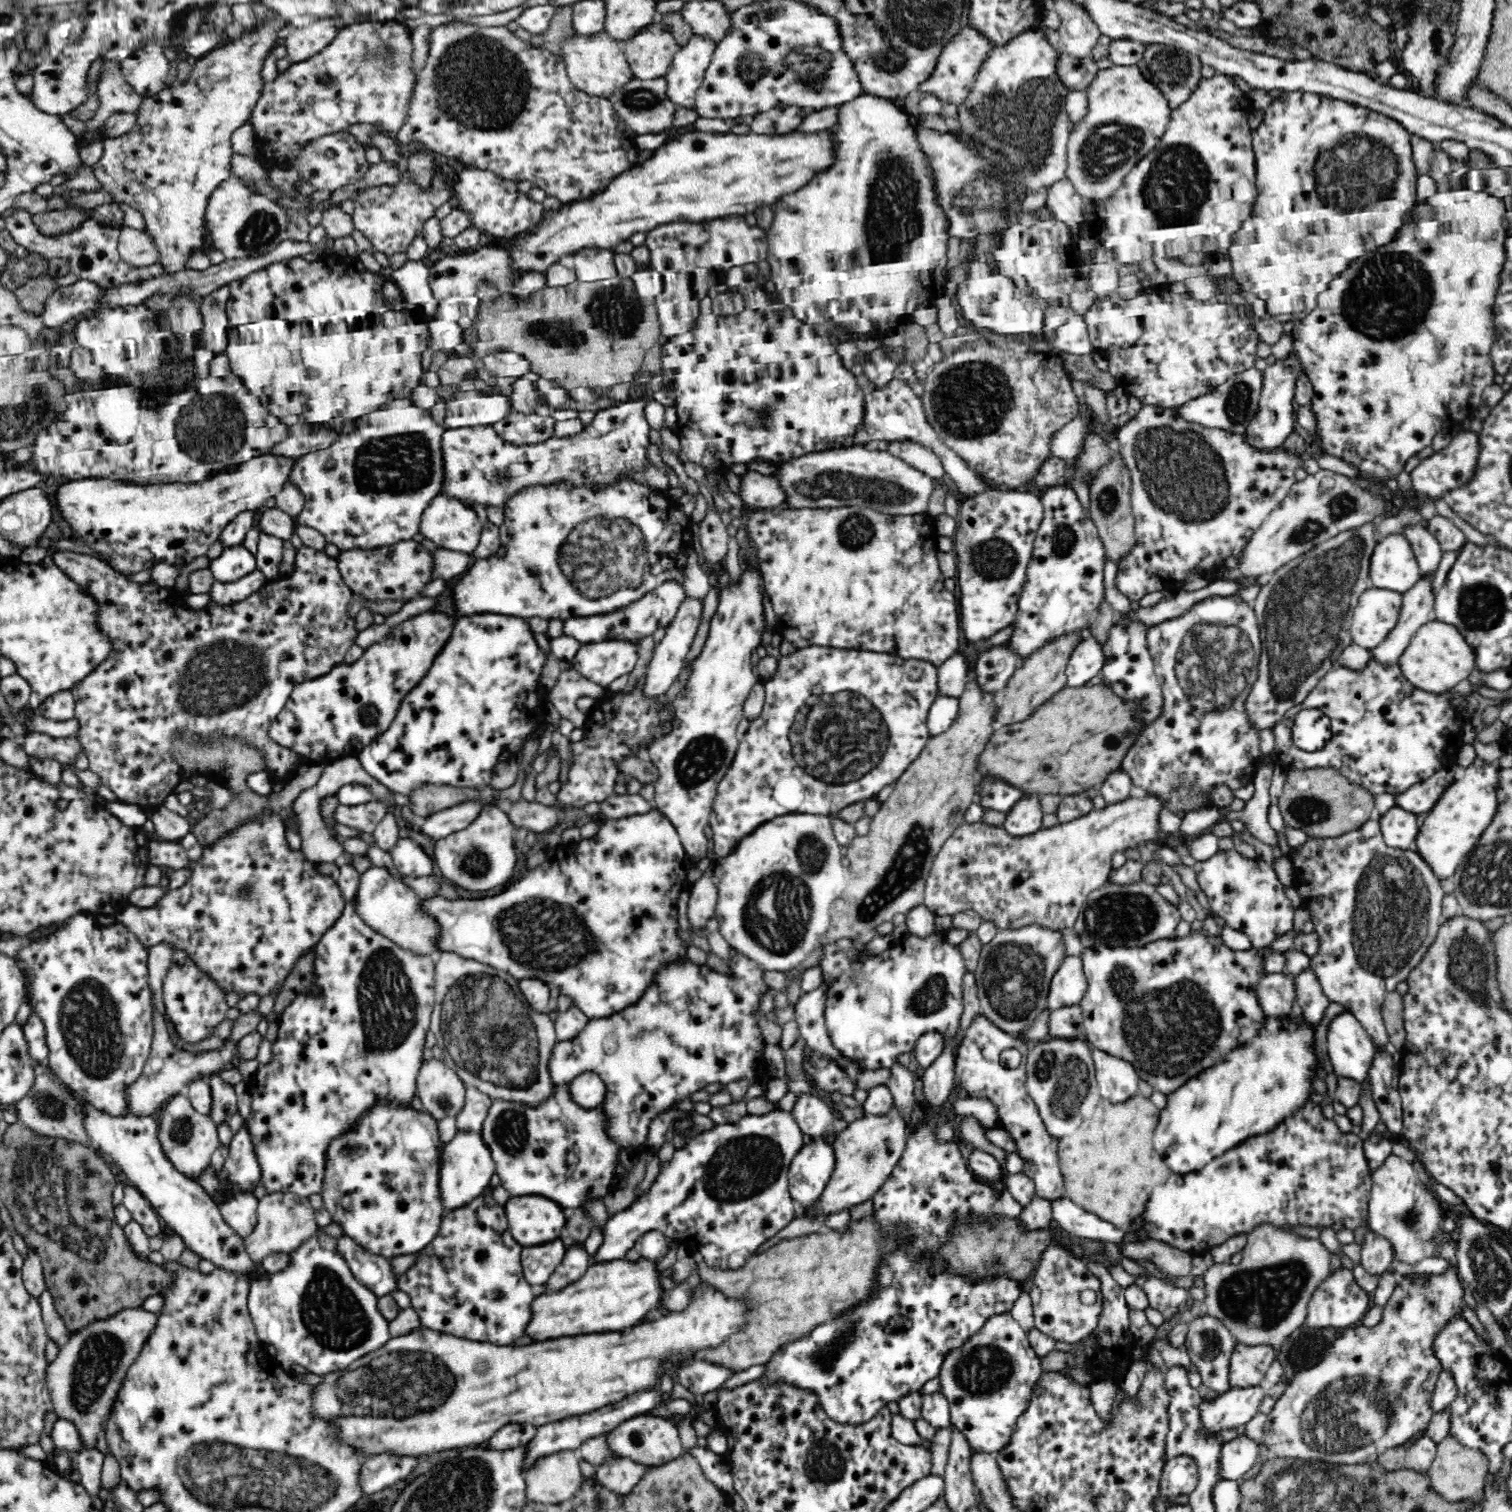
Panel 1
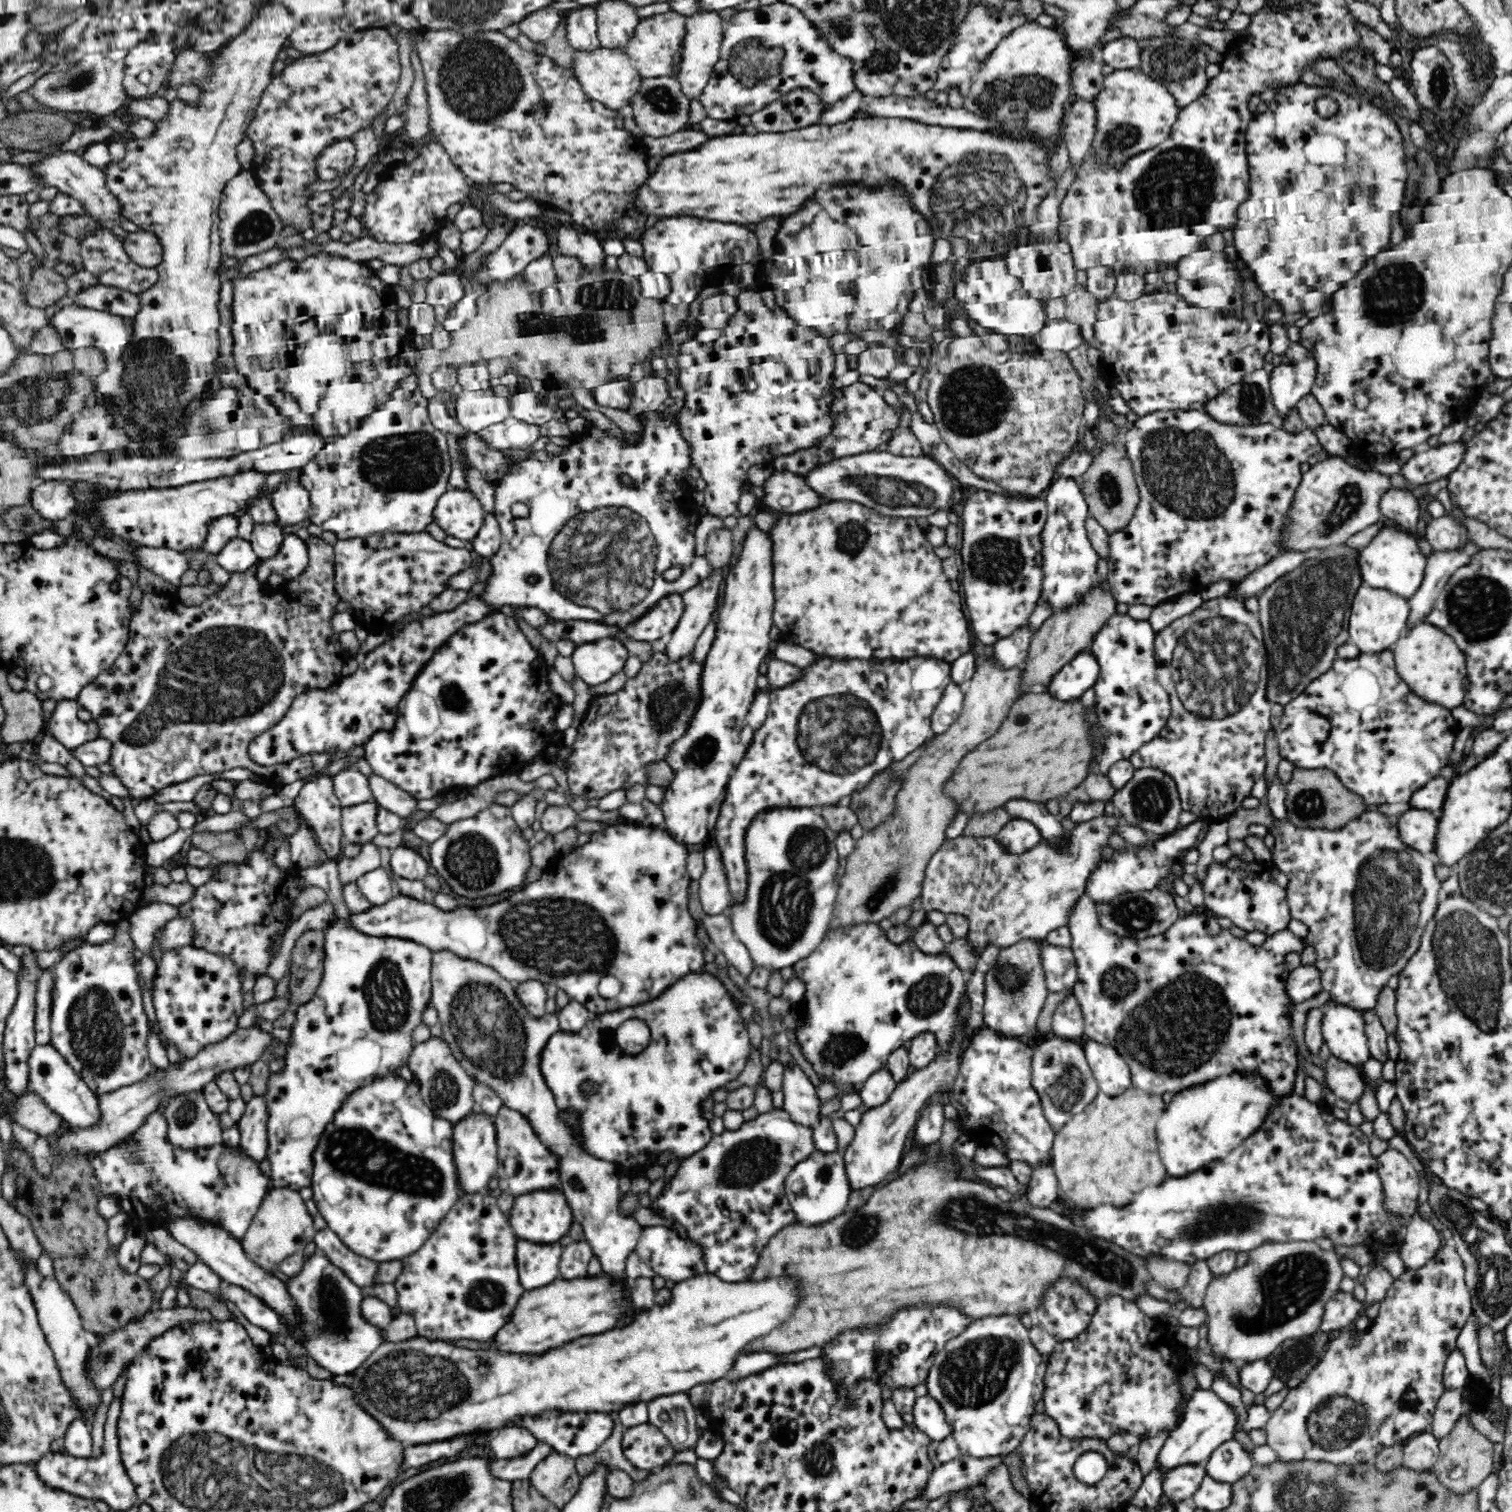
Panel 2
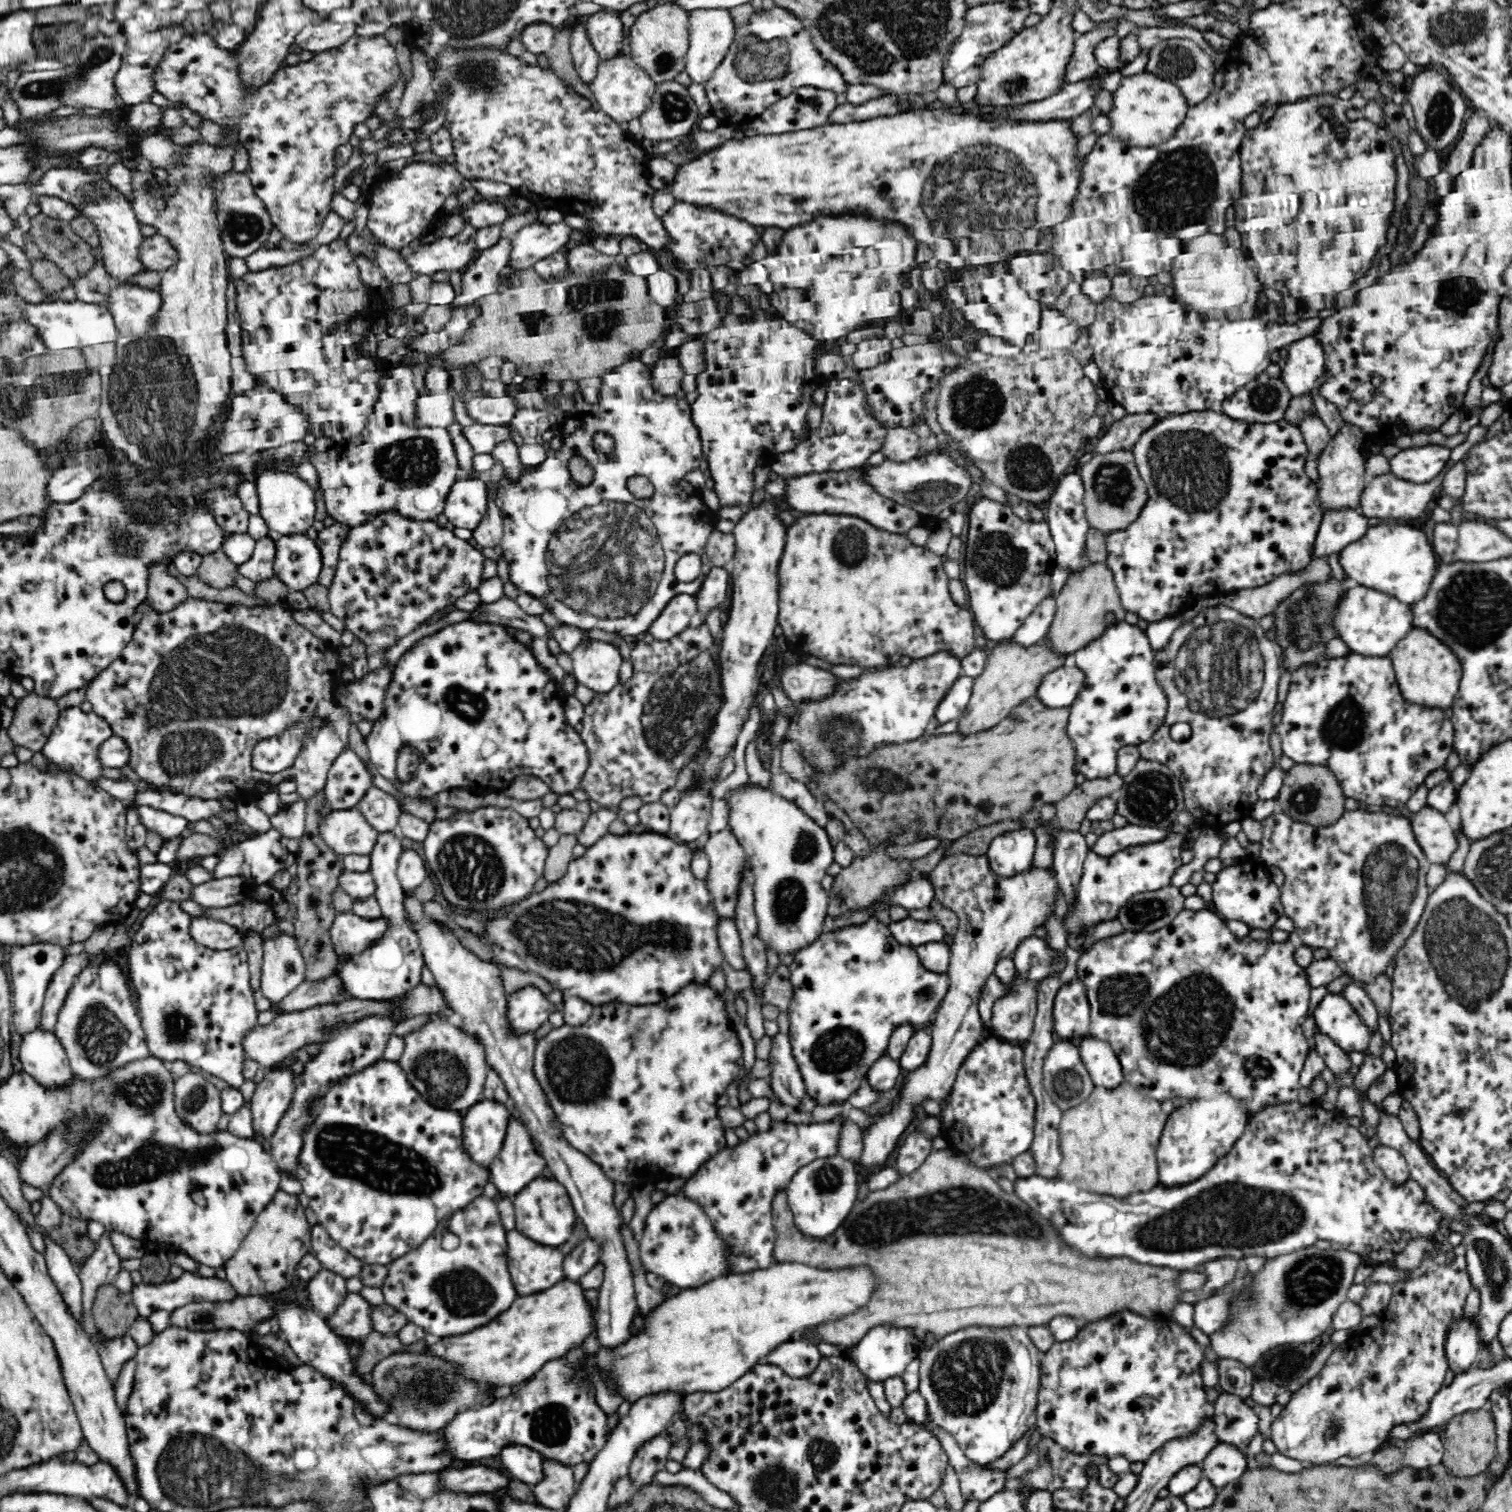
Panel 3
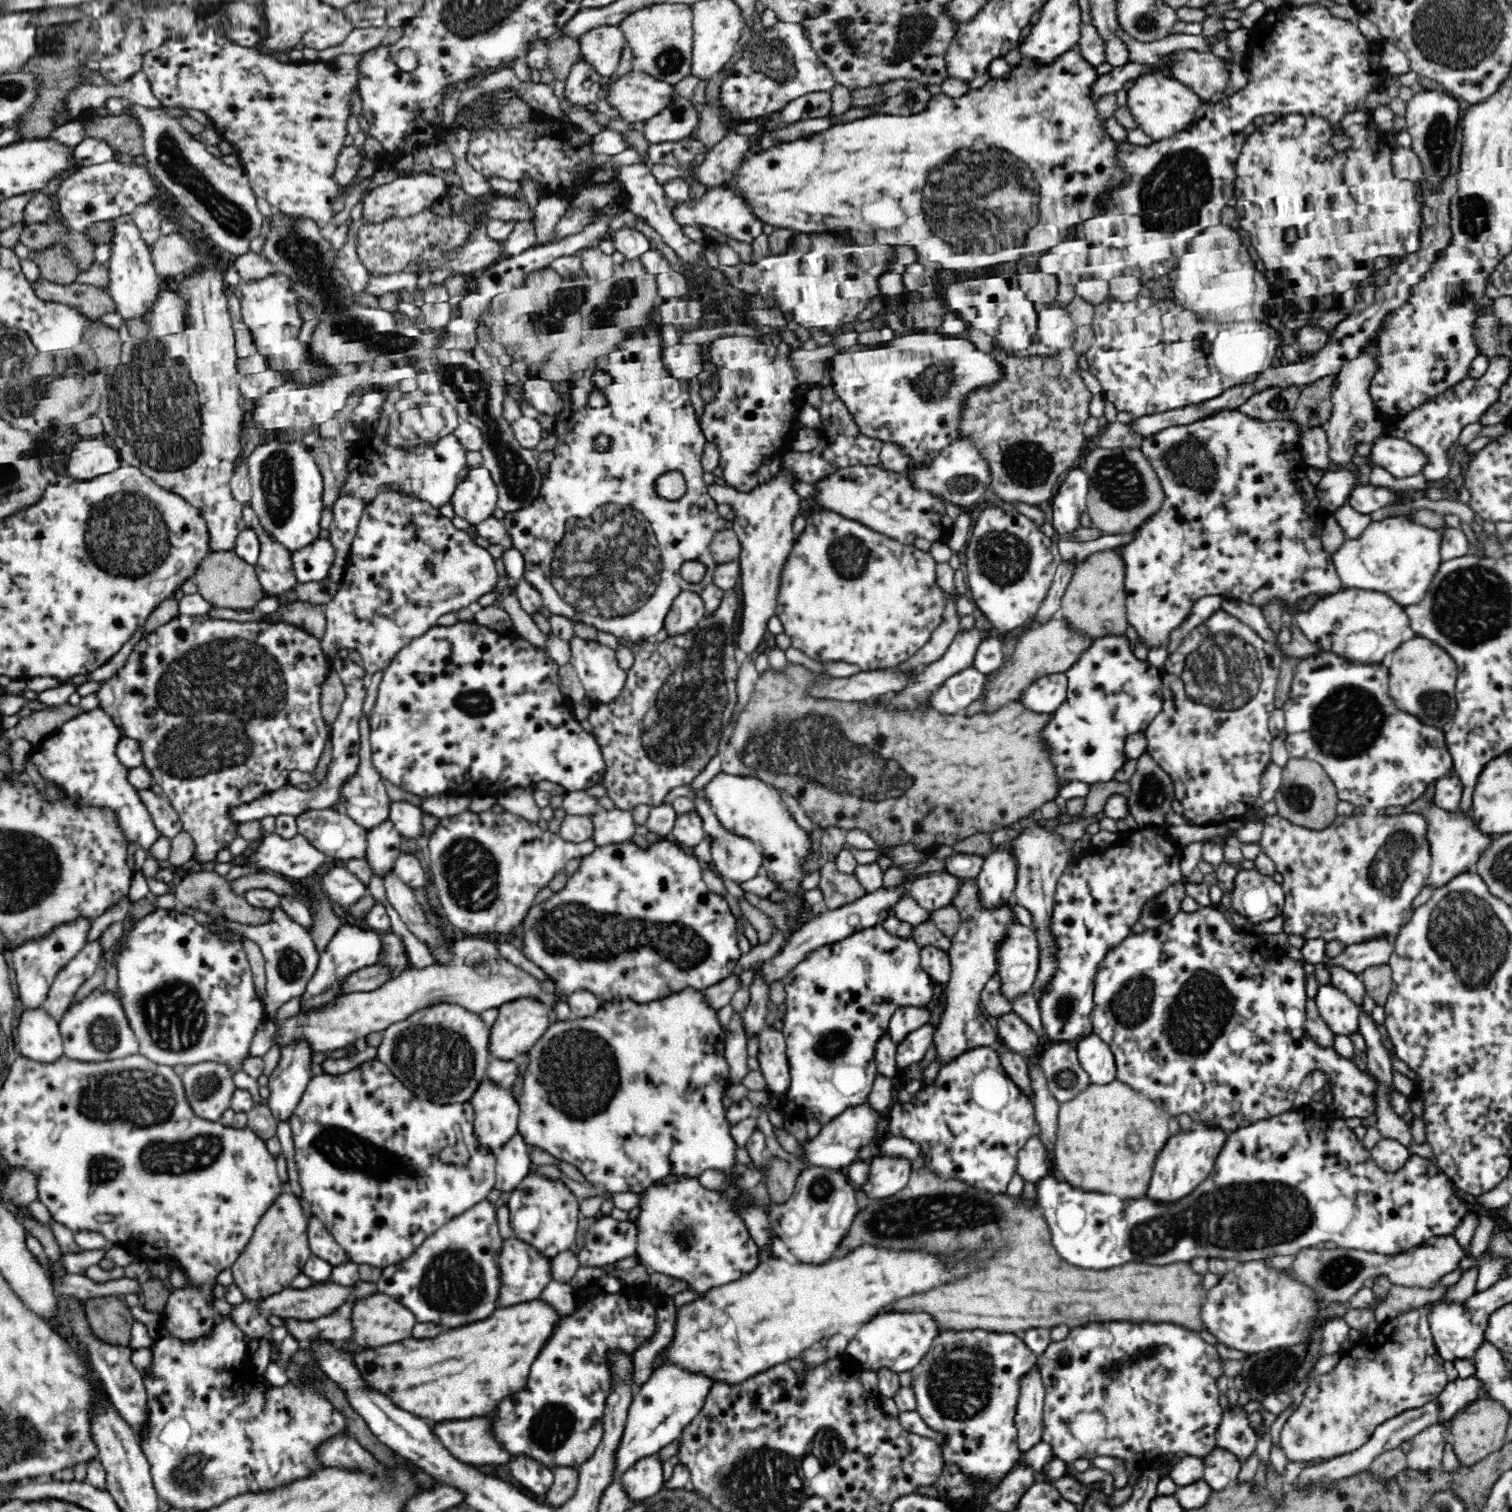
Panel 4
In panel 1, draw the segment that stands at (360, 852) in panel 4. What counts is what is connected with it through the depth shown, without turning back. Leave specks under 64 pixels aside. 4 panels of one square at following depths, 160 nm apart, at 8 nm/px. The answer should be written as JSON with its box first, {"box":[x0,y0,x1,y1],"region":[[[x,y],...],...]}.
{"box":[337,801,390,834],"region":[[[373,801],[358,806],[342,805],[337,809],[337,820],[340,824],[360,830],[362,833],[371,834],[375,832],[378,822],[390,811],[386,804]]]}

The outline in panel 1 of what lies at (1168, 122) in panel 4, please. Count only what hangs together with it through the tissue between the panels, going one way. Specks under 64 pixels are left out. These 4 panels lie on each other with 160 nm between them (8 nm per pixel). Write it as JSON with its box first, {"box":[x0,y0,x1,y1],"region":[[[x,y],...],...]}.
{"box":[1066,66,1173,199],"region":[[[1116,66],[1100,69],[1098,74],[1096,74],[1096,78],[1092,80],[1090,86],[1088,86],[1087,90],[1087,99],[1088,99],[1088,114],[1086,114],[1086,118],[1080,122],[1080,126],[1074,126],[1074,130],[1072,130],[1070,134],[1070,138],[1068,142],[1068,166],[1066,170],[1066,178],[1072,182],[1073,187],[1076,189],[1076,192],[1084,198],[1092,198],[1105,199],[1109,197],[1120,185],[1123,181],[1124,175],[1138,162],[1139,159],[1143,159],[1154,146],[1158,144],[1161,140],[1164,133],[1166,133],[1167,127],[1171,122],[1171,114],[1173,113],[1173,108],[1170,108],[1170,103],[1168,99],[1166,99],[1165,94],[1162,94],[1162,91],[1157,86],[1154,86],[1154,83],[1151,83],[1146,77],[1141,74],[1141,70],[1134,66]]]}

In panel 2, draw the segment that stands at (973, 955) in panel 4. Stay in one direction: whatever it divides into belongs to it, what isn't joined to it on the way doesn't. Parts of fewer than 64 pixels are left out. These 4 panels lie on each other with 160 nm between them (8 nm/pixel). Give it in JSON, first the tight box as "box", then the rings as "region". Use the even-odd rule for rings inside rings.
{"box":[843,815,1120,1190],"region":[[[1106,815],[1090,822],[1078,824],[1071,832],[1071,846],[1066,850],[1052,848],[1044,841],[1024,854],[1006,854],[996,838],[976,838],[966,836],[955,840],[945,840],[931,858],[921,884],[922,906],[924,910],[939,910],[945,914],[961,914],[969,921],[969,929],[961,944],[965,950],[982,954],[990,946],[998,950],[1012,949],[1023,941],[1043,941],[1052,930],[1067,926],[1068,913],[1078,895],[1083,894],[1085,882],[1091,871],[1102,861],[1102,848],[1108,846],[1108,838],[1117,828],[1120,816]],[[963,991],[957,1006],[958,1030],[946,1042],[945,1050],[938,1050],[933,1061],[921,1069],[911,1070],[906,1080],[897,1084],[897,1087],[888,1095],[887,1101],[880,1106],[872,1107],[861,1114],[861,1121],[855,1127],[856,1136],[850,1142],[848,1150],[843,1153],[846,1161],[846,1173],[849,1174],[850,1185],[853,1190],[866,1187],[877,1188],[884,1179],[897,1174],[902,1162],[902,1152],[908,1132],[913,1130],[917,1120],[921,1117],[920,1110],[924,1109],[933,1100],[940,1100],[947,1104],[954,1104],[952,1094],[954,1084],[960,1074],[962,1053],[973,1032],[970,1028],[970,997]]]}

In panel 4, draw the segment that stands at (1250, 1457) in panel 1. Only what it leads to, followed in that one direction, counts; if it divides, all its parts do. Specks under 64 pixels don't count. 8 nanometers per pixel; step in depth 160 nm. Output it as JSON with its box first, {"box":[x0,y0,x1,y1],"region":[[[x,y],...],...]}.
{"box":[1203,1447,1241,1491],"region":[[[1217,1447],[1205,1457],[1204,1466],[1203,1479],[1213,1491],[1220,1491],[1237,1482],[1241,1462],[1231,1452]]]}

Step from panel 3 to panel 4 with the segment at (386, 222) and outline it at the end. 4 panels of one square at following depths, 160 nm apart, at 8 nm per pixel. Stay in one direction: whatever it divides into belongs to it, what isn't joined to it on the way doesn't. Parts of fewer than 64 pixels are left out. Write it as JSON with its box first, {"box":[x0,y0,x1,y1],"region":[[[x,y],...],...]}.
{"box":[362,173,449,223],"region":[[[412,173],[406,177],[400,174],[398,178],[394,179],[392,182],[383,183],[368,192],[366,197],[362,200],[364,217],[366,217],[370,223],[379,223],[387,218],[393,217],[394,215],[409,217],[410,215],[421,211],[423,208],[431,207],[432,202],[435,200],[443,198],[448,187],[449,185],[444,181],[444,179],[431,177],[427,173]]]}

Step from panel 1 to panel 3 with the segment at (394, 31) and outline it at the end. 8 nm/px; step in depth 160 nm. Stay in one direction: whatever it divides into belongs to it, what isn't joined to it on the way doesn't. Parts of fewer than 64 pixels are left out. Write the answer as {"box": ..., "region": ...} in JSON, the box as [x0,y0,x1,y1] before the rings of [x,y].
{"box":[151,34,400,246],"region":[[[198,34],[198,36],[186,35],[178,44],[172,44],[172,46],[165,50],[160,64],[153,68],[151,81],[153,82],[154,90],[158,94],[162,94],[162,96],[165,96],[172,102],[186,104],[190,110],[194,110],[204,120],[210,120],[210,122],[218,124],[222,132],[234,134],[239,145],[244,147],[247,152],[249,166],[245,170],[245,175],[253,183],[258,198],[263,200],[272,224],[276,226],[283,236],[288,238],[290,245],[293,246],[295,244],[314,242],[318,232],[322,230],[322,224],[324,224],[326,216],[333,210],[331,202],[334,194],[336,194],[336,178],[334,176],[336,176],[337,166],[335,165],[334,156],[336,156],[337,148],[349,142],[349,137],[352,136],[355,127],[358,124],[364,123],[371,115],[371,106],[378,99],[379,94],[382,94],[389,86],[392,86],[400,75],[394,46],[390,45],[390,42],[384,36],[360,38],[357,34],[354,34],[342,46],[321,52],[318,56],[314,56],[312,60],[300,61],[295,65],[287,64],[285,67],[280,66],[271,74],[267,83],[260,83],[258,86],[246,85],[246,81],[242,81],[242,75],[240,75],[240,57],[236,55],[236,49],[226,50],[226,48],[218,48],[214,38],[210,38],[206,34]]]}

